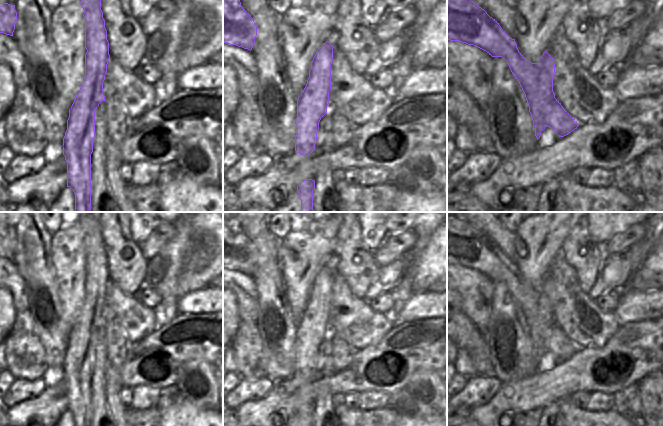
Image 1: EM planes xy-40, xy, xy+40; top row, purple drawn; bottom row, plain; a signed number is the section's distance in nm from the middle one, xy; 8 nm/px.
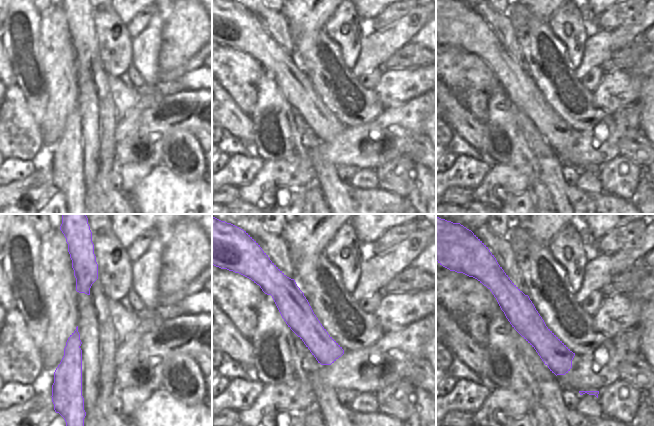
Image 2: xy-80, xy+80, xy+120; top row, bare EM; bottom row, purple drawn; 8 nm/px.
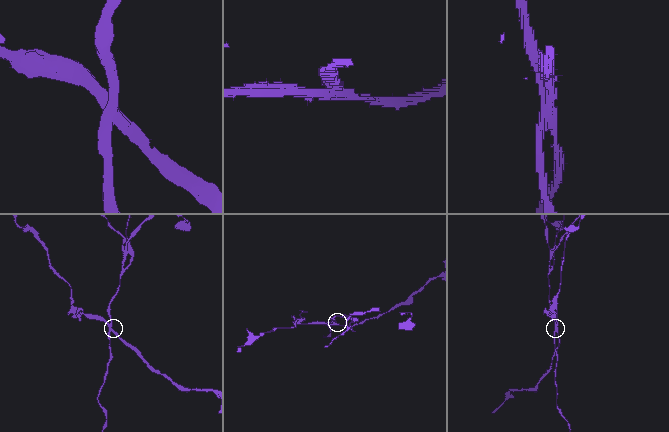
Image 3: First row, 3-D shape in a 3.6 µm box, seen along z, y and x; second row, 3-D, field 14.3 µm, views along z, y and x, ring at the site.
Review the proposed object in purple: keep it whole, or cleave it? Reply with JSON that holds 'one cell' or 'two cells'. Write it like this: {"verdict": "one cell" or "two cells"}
{"verdict": "two cells"}

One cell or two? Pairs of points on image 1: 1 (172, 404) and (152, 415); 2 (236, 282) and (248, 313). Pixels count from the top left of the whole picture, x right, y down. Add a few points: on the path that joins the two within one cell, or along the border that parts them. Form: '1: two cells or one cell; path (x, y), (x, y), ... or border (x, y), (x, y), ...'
1: two cells; border (156, 407), (161, 415)
2: one cell; path (244, 290), (248, 305)

